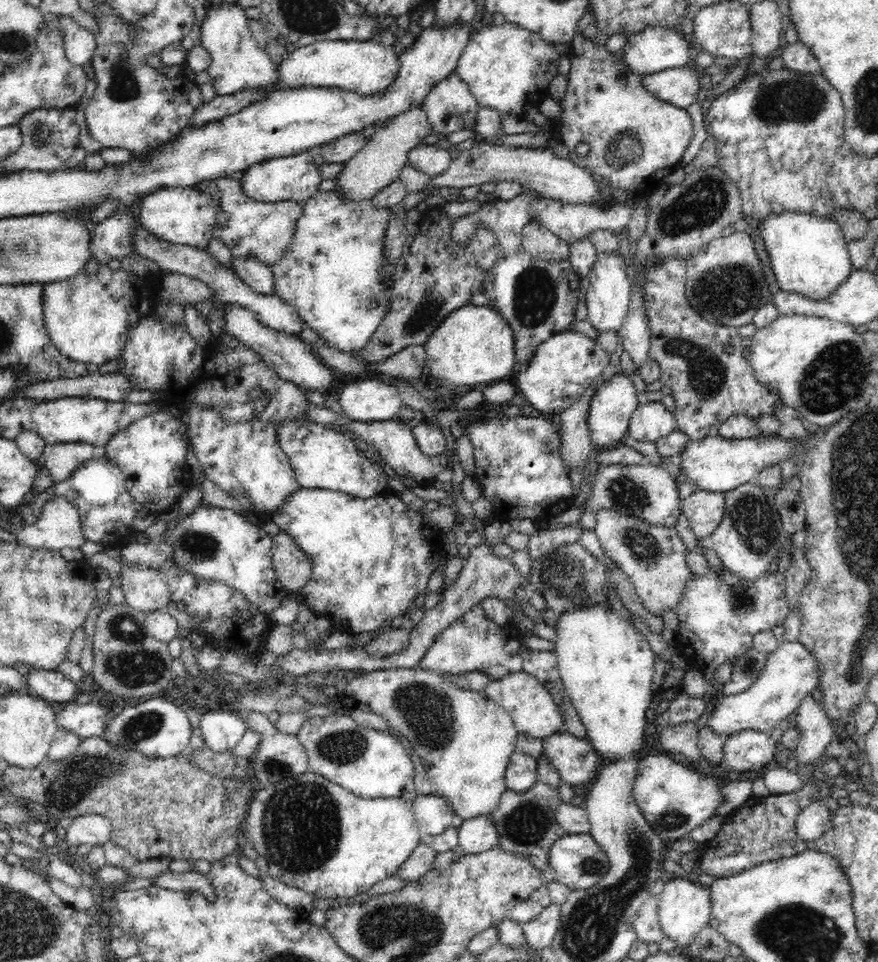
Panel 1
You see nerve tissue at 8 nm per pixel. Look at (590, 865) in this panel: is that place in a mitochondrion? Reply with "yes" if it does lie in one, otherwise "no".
yes

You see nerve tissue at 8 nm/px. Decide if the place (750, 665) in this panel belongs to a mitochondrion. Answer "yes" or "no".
yes

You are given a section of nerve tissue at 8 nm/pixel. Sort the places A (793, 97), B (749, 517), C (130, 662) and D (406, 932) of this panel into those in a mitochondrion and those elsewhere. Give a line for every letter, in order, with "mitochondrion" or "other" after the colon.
A: mitochondrion
B: mitochondrion
C: mitochondrion
D: mitochondrion

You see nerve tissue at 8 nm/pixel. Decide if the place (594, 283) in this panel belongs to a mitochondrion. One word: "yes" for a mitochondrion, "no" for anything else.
no

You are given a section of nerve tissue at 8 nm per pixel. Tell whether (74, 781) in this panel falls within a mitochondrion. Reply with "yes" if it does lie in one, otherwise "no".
yes

